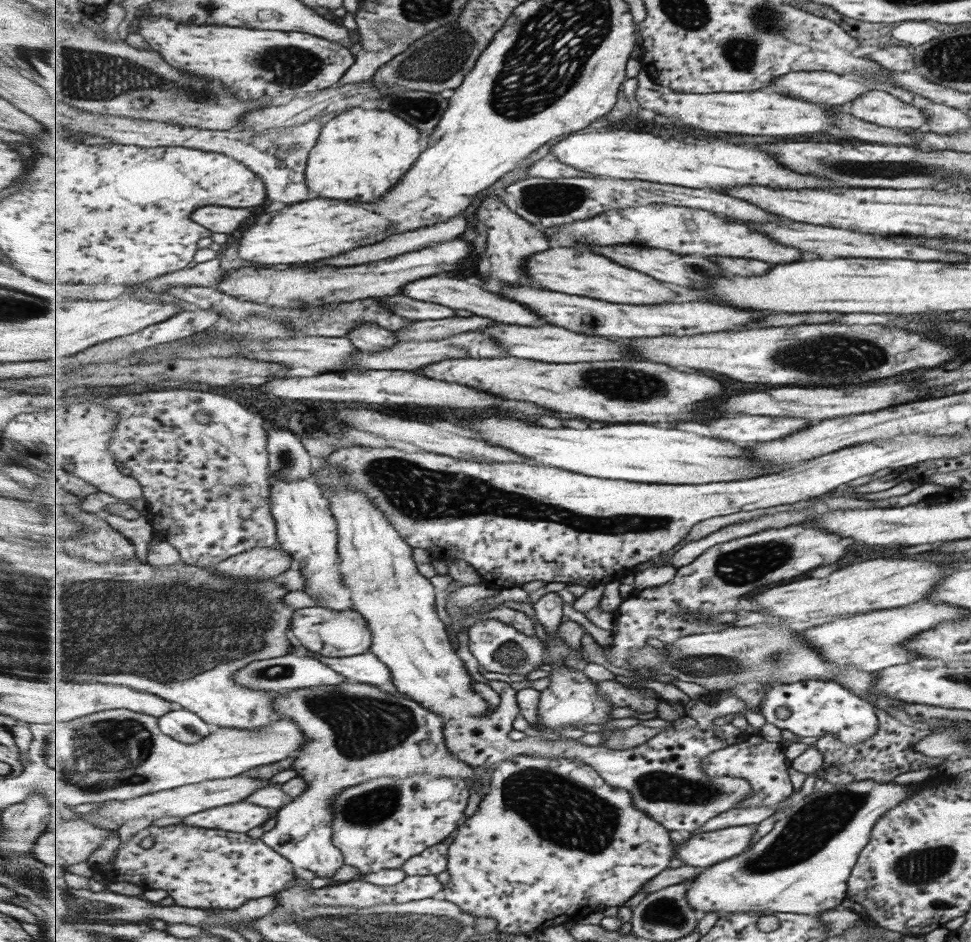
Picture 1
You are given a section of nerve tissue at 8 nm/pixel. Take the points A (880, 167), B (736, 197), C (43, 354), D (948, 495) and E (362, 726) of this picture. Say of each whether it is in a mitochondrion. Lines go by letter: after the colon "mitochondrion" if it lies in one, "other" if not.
A: mitochondrion
B: other
C: other
D: other
E: mitochondrion

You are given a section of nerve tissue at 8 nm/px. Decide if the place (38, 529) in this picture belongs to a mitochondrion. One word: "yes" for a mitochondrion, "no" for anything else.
no

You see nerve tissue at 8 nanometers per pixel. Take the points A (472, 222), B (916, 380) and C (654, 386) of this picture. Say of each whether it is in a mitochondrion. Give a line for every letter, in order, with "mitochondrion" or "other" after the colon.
A: other
B: other
C: mitochondrion

